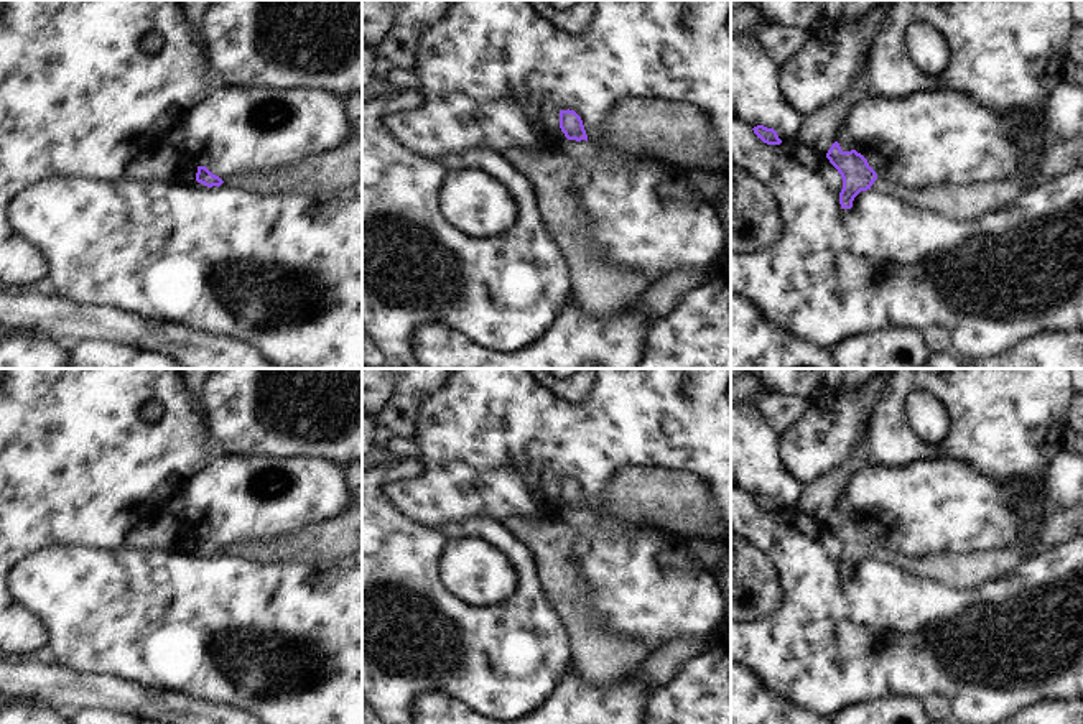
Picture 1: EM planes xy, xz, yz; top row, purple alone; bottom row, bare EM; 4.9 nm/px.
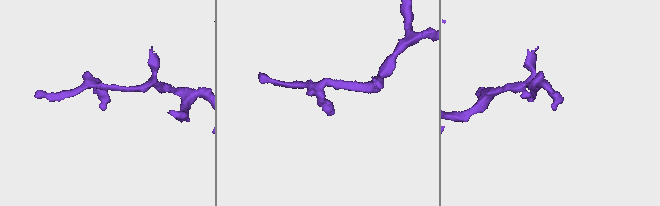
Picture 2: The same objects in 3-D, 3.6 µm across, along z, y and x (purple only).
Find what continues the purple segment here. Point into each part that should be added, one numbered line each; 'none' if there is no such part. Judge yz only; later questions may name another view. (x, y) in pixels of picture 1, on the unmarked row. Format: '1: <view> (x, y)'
1: yz (883, 555)

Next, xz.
1: xz (583, 522)

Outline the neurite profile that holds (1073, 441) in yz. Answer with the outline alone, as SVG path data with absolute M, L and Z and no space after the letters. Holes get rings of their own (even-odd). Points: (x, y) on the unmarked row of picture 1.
M1067 426L1063 448L1070 452L1083 454L1083 436L1078 431Z

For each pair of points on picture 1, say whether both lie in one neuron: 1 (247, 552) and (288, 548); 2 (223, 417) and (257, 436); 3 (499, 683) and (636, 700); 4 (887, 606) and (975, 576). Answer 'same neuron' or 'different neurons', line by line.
1: same neuron
2: same neuron
3: different neurons
4: different neurons

